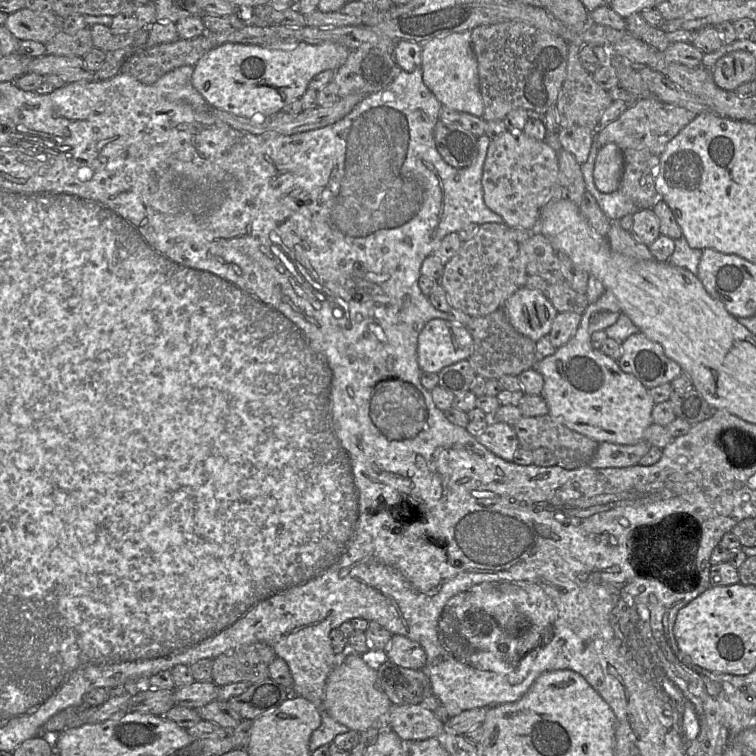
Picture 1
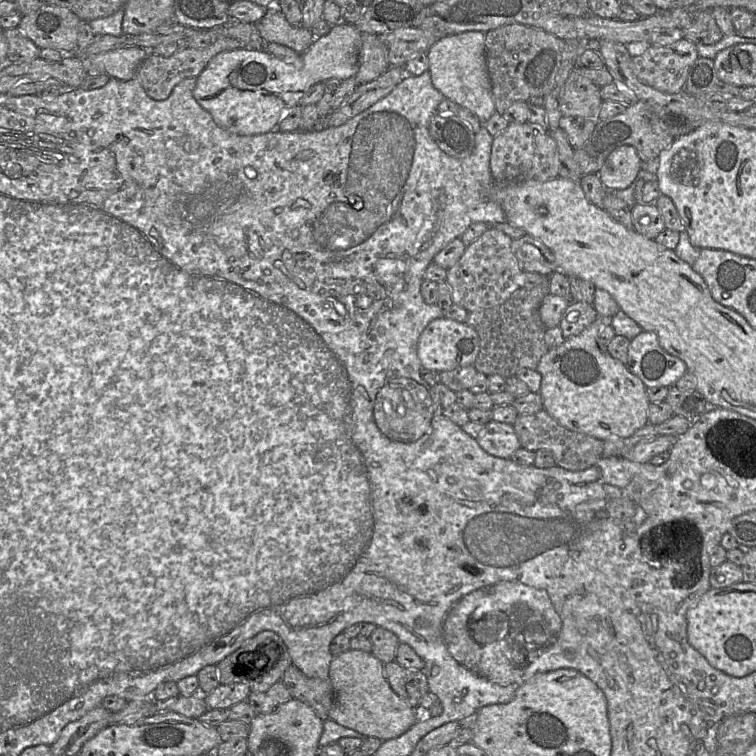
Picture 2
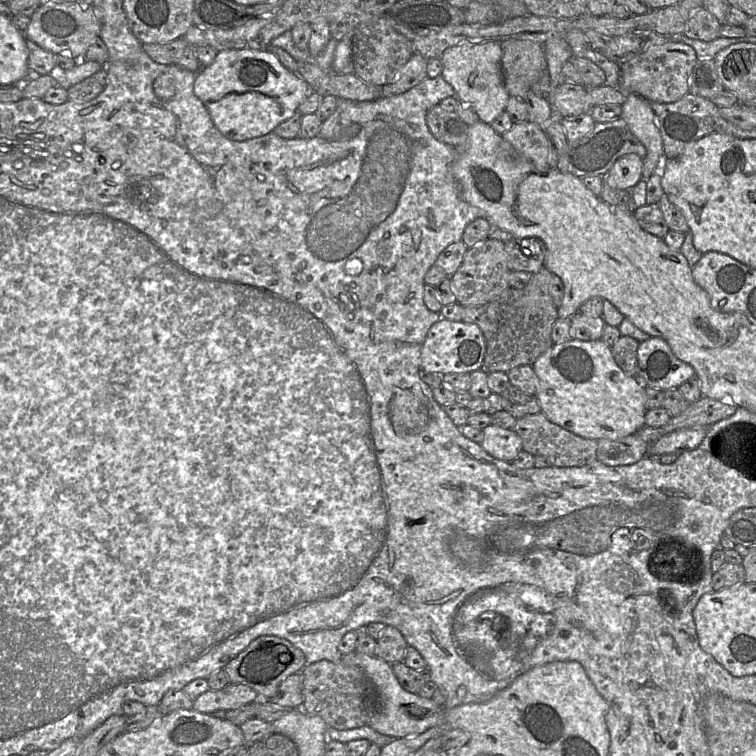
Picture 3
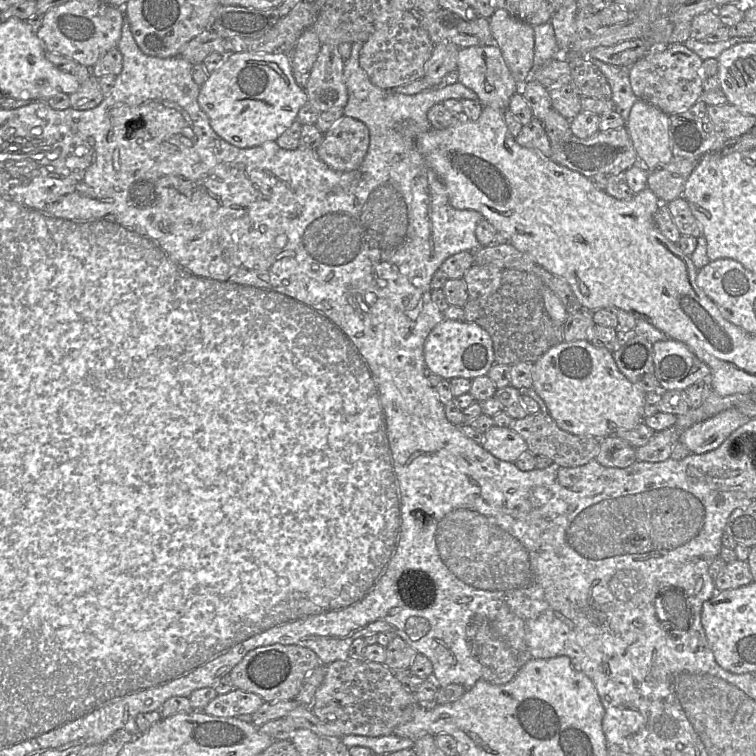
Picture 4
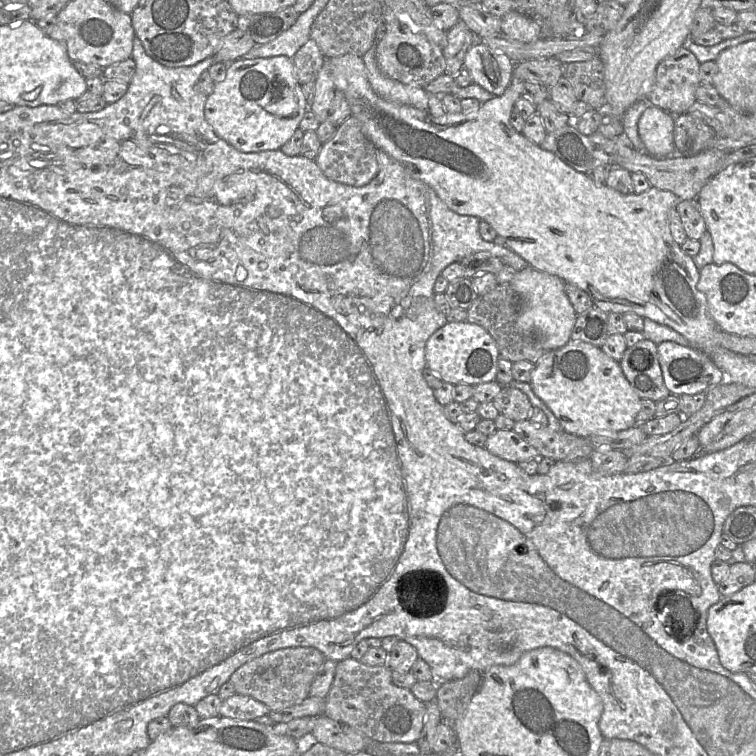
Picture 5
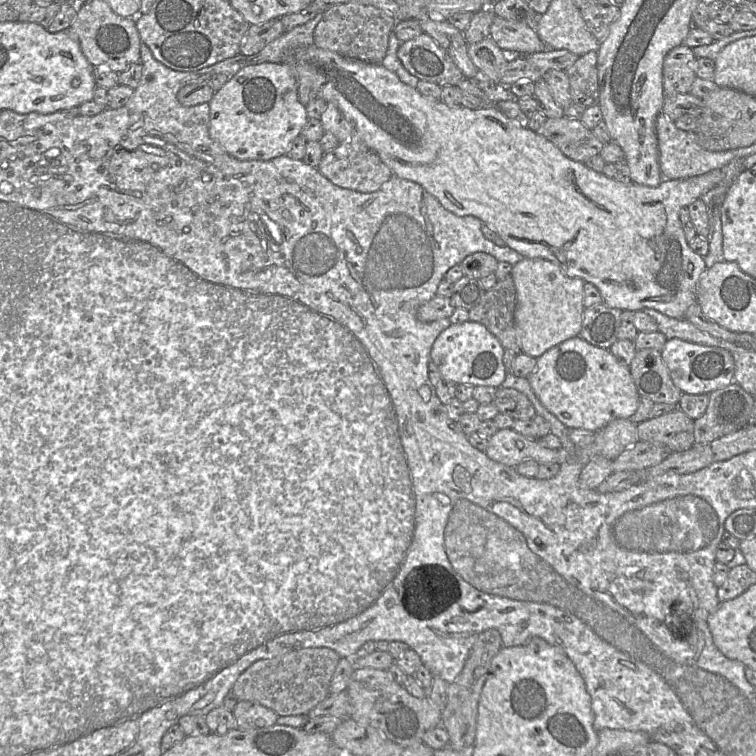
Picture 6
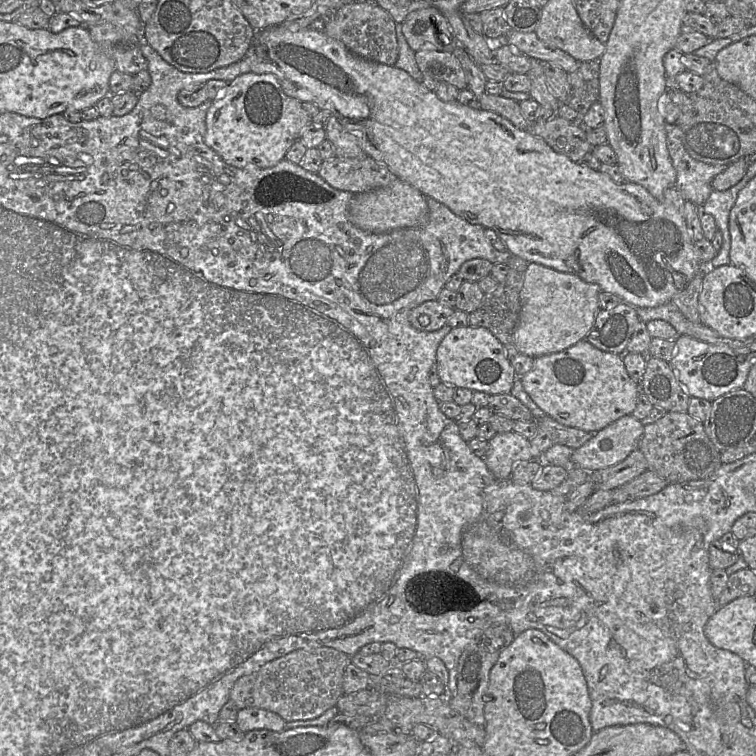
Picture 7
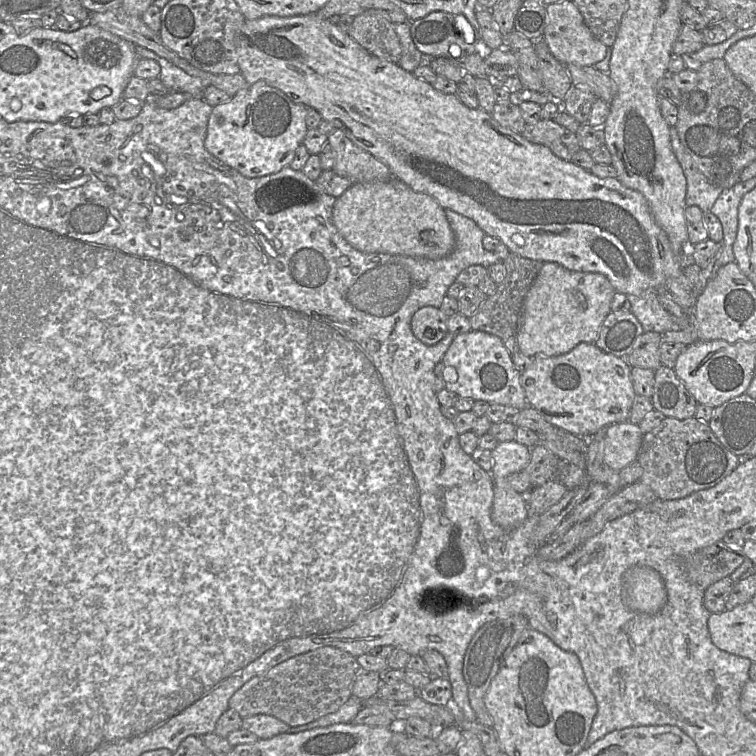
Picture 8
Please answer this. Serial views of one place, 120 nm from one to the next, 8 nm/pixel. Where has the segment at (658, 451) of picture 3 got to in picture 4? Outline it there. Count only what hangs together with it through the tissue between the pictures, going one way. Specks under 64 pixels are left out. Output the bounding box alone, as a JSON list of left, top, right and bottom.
[677,408,749,454]

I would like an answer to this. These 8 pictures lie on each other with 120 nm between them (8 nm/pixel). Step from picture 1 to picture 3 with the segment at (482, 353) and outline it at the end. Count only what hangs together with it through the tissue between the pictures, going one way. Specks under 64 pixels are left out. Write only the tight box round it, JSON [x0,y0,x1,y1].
[462,265,559,374]

